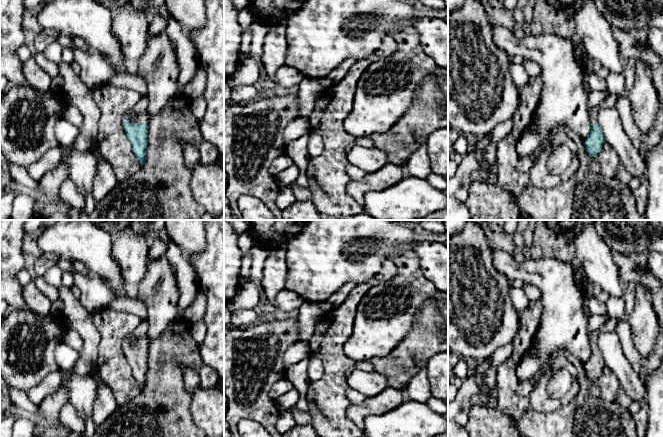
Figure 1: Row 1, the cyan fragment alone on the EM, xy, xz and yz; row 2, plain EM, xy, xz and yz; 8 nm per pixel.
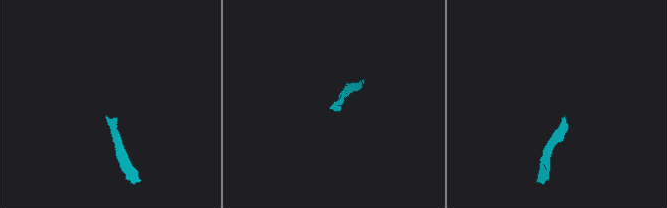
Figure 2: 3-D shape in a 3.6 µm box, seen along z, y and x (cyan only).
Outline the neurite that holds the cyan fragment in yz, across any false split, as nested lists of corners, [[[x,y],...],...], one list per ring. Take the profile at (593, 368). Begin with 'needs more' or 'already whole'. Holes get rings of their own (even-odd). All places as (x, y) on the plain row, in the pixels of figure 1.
needs more | [[[610,317],[601,329],[595,330],[591,335],[589,335],[591,355],[588,362],[584,365],[584,369],[587,377],[592,382],[601,375],[603,368],[606,366],[598,346],[598,336],[601,332],[613,331],[619,320],[620,319]]]

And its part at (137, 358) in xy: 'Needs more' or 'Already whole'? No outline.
Needs more

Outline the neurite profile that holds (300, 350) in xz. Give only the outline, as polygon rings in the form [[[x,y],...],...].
[[[298,340],[288,347],[283,357],[283,366],[288,369],[290,366],[308,358],[310,354],[309,341]]]

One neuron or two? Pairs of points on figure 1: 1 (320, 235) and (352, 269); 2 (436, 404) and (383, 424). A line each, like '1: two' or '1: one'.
1: one
2: two

